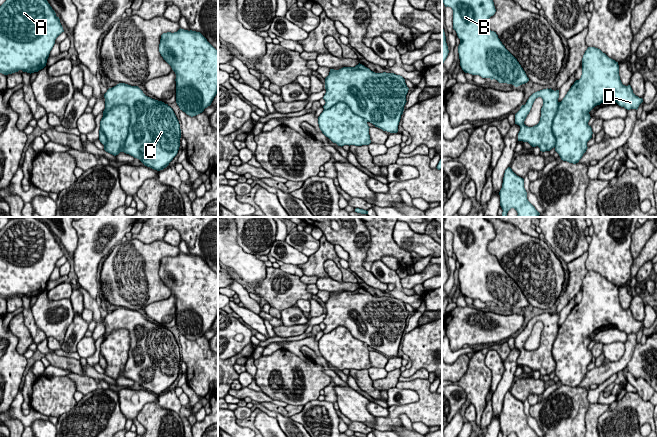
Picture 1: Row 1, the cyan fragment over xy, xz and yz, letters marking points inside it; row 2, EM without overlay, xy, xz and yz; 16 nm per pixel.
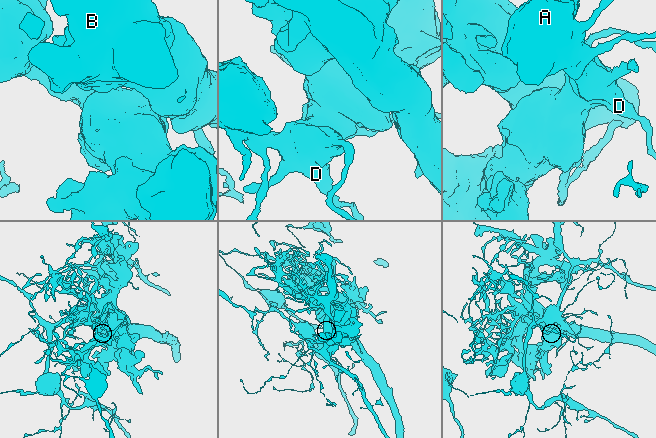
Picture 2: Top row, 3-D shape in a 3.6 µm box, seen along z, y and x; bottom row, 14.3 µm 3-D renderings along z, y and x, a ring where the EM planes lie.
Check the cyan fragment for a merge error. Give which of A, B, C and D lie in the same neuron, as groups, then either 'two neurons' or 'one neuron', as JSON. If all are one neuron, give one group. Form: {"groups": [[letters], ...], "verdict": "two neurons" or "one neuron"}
{"groups": [["A", "D"], ["B", "C"]], "verdict": "two neurons"}

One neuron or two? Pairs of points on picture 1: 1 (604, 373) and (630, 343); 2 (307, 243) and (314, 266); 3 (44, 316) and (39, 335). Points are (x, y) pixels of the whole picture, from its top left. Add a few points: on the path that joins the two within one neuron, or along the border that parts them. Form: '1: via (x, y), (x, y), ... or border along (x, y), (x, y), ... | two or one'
1: via (613, 368), (627, 356), (628, 352) | one
2: border along (319, 240), (319, 248), (308, 257) | two
3: border along (30, 309), (35, 324), (46, 337) | two

